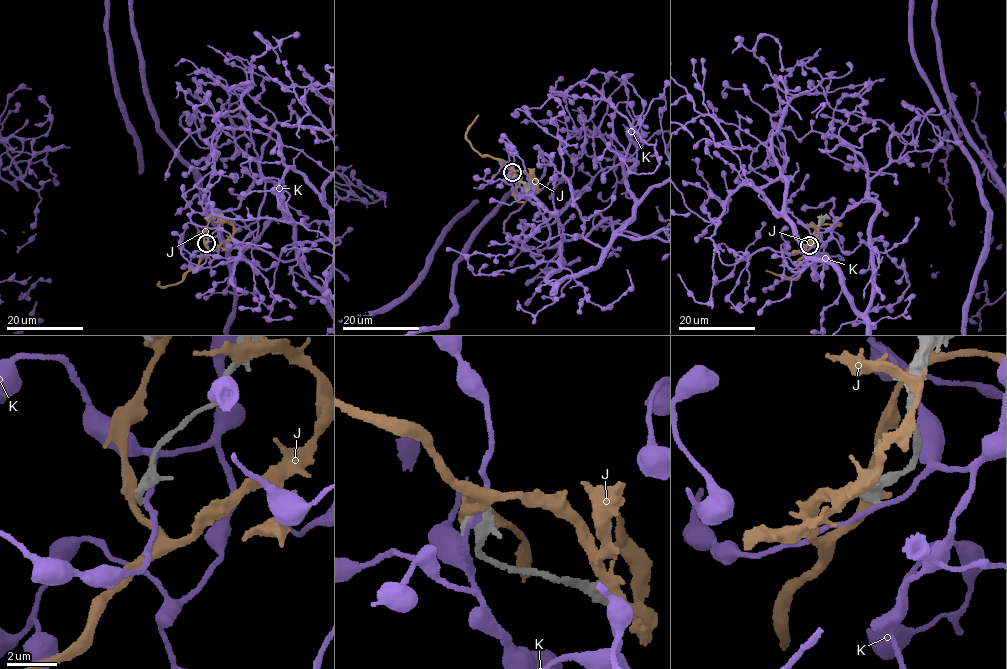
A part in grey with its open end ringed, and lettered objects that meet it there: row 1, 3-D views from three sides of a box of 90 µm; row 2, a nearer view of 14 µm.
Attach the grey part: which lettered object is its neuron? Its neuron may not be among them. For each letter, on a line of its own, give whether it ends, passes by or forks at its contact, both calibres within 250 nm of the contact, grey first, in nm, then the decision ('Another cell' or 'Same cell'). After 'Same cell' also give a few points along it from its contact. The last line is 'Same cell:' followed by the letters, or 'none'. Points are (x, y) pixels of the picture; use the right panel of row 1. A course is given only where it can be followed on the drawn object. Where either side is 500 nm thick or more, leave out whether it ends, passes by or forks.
J: It passes by. Thickness 440 nm (grey) against 440 nm. Another cell
K: It passes by. Thickness 240 nm (grey) against 180 nm. Another cell
Same cell: none

